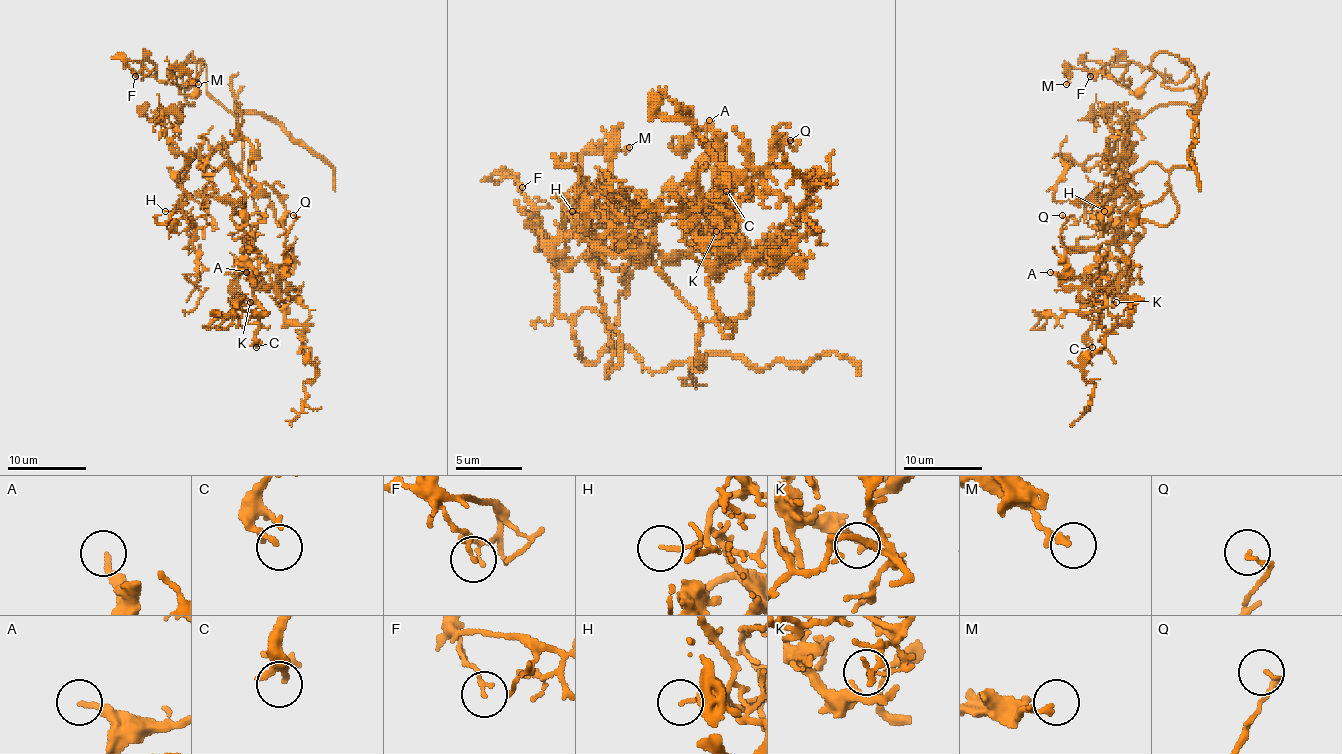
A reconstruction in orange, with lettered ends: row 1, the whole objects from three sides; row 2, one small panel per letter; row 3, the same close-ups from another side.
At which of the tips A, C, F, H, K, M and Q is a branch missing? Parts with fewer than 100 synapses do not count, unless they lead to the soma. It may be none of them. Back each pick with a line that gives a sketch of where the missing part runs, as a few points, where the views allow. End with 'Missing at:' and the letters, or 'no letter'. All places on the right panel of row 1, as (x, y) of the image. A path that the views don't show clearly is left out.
Missing at: no letter

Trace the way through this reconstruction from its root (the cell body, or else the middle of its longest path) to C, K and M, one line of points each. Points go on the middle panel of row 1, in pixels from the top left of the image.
C: (699, 355), (706, 321), (733, 331), (709, 271), (746, 251), (723, 244), (723, 204), (746, 187), (726, 191)
K: (699, 355), (706, 321), (733, 331), (709, 271), (746, 251), (723, 244), (729, 204), (733, 227), (716, 231)
M: (699, 355), (696, 372), (686, 362), (649, 372), (612, 338), (625, 284), (595, 254), (582, 154), (629, 147)

